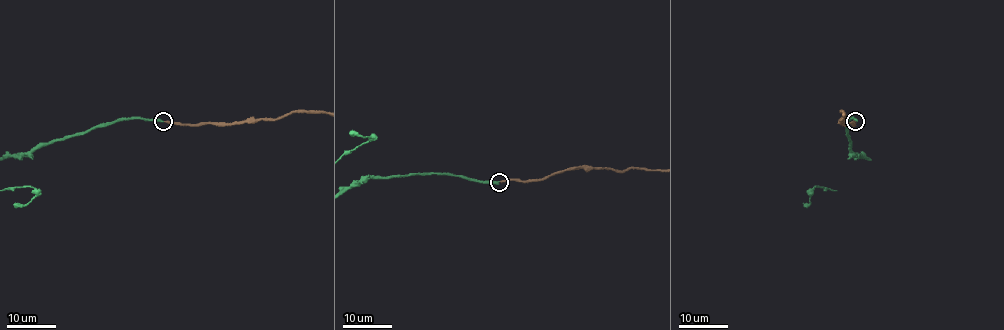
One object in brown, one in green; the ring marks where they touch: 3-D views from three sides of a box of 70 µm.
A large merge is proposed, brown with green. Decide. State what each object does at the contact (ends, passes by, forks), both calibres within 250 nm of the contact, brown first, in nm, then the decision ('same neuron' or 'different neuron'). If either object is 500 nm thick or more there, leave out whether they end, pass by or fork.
brown ends; green ends; calibres 320 and 400 nm; same neuron

